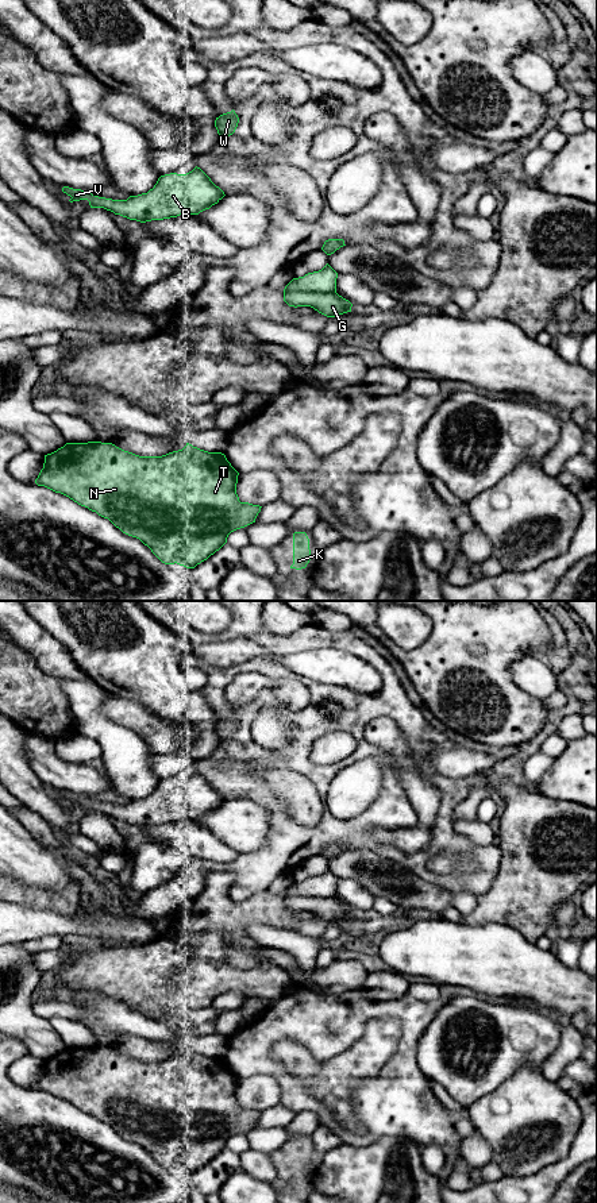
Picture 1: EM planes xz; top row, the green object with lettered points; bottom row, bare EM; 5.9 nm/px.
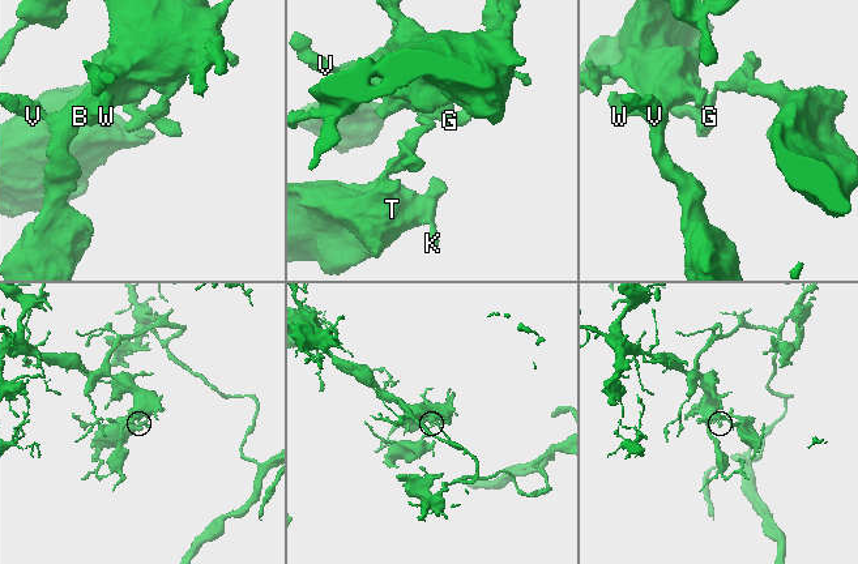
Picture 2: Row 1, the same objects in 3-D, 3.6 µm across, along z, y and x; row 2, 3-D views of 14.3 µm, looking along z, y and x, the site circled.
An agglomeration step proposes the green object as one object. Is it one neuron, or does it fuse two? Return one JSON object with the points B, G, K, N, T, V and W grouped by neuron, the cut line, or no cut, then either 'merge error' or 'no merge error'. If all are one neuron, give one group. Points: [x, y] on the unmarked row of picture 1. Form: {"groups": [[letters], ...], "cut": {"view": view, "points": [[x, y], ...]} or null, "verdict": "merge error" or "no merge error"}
{"groups": [["B", "V", "W"], ["G", "K", "N", "T"]], "cut": {"view": "xz", "points": [[284, 895], [335, 897]]}, "verdict": "merge error"}

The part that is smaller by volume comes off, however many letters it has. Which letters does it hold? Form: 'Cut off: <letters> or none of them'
Cut off: G, K, N, T

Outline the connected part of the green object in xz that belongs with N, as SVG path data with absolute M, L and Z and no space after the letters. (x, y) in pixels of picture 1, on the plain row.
M88 1046L66 1048L45 1060L43 1073L35 1088L108 1123L123 1138L139 1144L162 1168L194 1173L219 1156L231 1137L255 1127L261 1117L262 1111L239 1106L238 1080L224 1059L208 1057L189 1048L182 1054L162 1061L139 1061L112 1048Z

